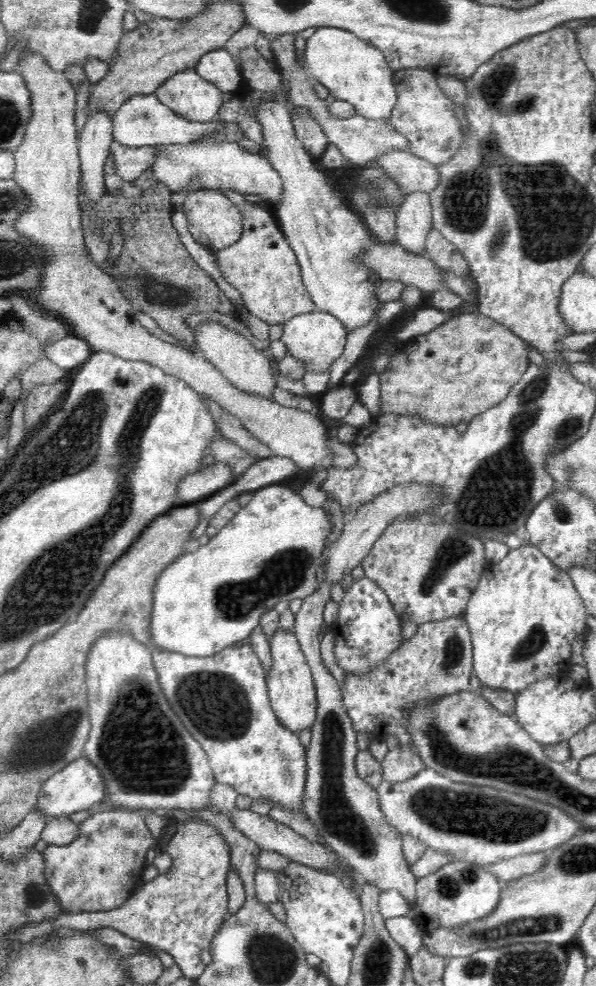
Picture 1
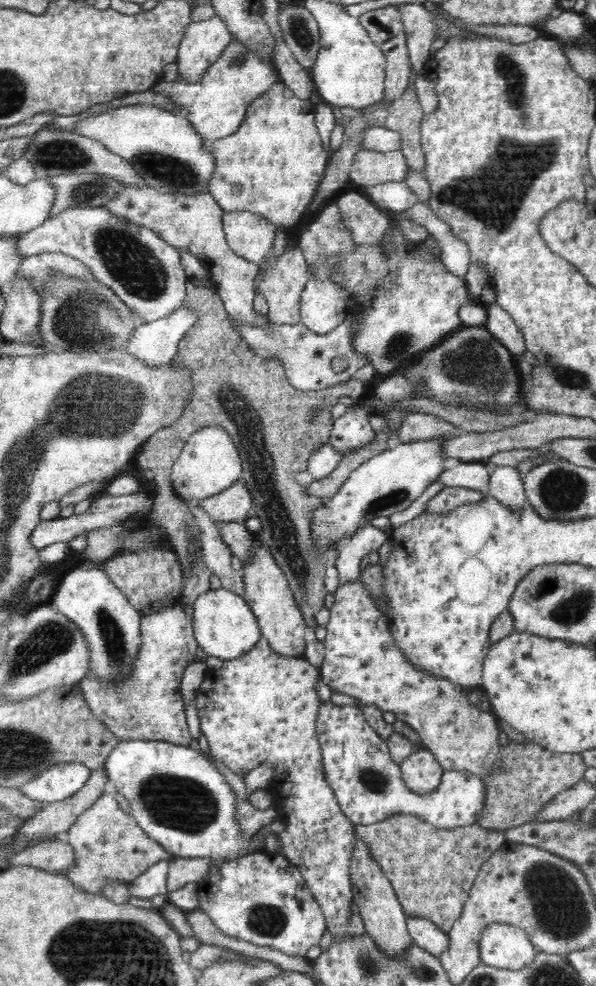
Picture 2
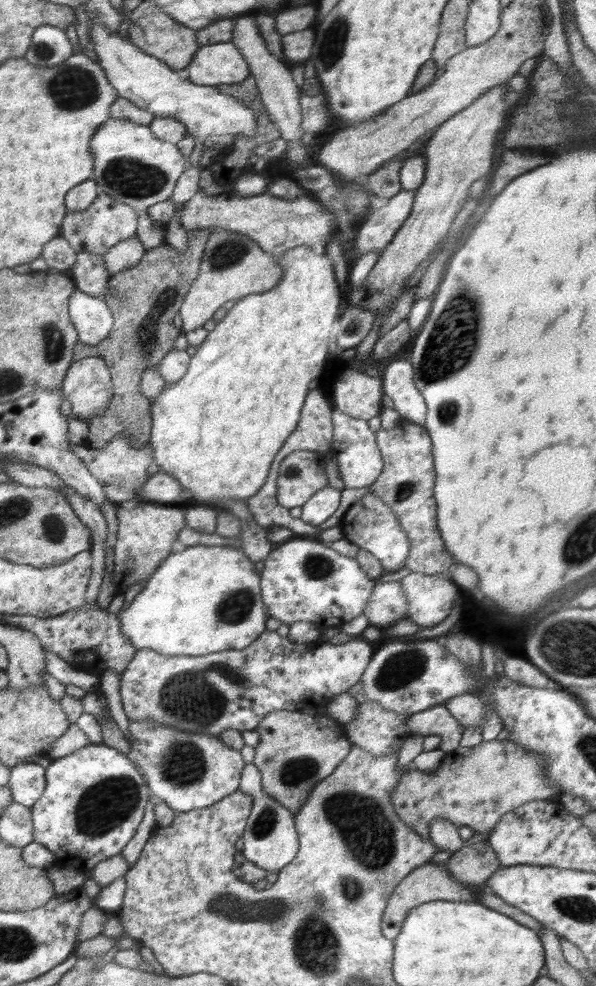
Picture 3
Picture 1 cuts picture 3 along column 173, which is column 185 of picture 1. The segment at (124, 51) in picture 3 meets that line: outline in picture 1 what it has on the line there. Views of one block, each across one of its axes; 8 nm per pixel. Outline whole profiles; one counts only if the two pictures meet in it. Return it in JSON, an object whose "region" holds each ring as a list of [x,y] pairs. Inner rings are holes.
{"region":[[[188,68],[168,78],[155,90],[158,100],[181,117],[194,122],[218,121],[226,94]]]}

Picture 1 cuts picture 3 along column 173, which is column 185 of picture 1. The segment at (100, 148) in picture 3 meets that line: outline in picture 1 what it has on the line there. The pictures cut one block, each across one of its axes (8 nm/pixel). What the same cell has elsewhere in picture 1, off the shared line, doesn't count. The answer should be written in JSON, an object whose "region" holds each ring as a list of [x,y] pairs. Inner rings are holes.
{"region":[[[237,142],[216,144],[164,144],[156,146],[158,156],[151,164],[154,178],[163,182],[171,192],[196,190],[233,190],[240,194],[260,194],[264,203],[274,210],[283,191],[283,182],[271,162],[259,154],[248,152]]]}

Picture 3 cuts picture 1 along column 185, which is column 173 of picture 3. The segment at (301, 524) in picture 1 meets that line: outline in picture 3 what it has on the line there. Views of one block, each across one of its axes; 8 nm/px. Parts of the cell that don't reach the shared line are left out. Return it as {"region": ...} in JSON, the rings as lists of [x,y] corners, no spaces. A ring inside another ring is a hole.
{"region":[[[201,544],[168,556],[130,606],[125,609],[122,606],[118,614],[123,634],[136,650],[152,649],[168,656],[202,656],[230,649],[242,650],[267,631],[265,625],[270,618],[262,603],[260,573],[256,571],[255,562],[236,546],[207,547]]]}

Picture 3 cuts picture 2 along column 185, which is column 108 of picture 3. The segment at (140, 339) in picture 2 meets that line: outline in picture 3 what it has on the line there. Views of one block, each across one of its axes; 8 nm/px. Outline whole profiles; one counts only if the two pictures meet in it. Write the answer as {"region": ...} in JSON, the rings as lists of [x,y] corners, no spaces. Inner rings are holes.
{"region":[[[76,290],[70,302],[71,321],[79,331],[79,343],[96,346],[110,336],[115,316],[104,299]]]}

